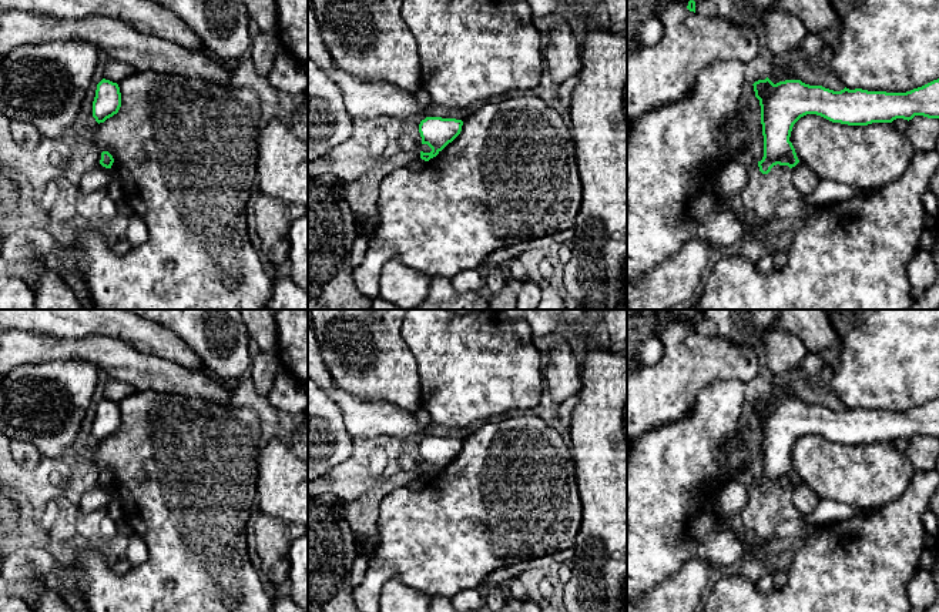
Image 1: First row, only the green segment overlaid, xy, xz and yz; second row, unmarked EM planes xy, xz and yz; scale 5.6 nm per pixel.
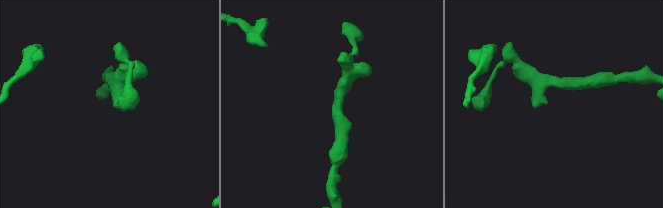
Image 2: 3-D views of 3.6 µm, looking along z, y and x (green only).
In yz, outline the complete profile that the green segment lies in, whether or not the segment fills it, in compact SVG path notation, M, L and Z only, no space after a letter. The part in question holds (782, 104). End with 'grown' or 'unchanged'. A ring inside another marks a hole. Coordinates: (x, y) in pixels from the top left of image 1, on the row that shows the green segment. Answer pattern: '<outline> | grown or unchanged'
M768 77L755 81L752 86L761 106L764 157L758 161L758 167L762 174L768 174L777 164L792 168L799 163L789 137L794 124L806 114L816 114L832 123L848 126L892 123L896 118L909 121L915 116L939 118L939 78L906 93L849 90L846 87L834 91L822 86L805 84L801 80L785 80L774 84Z | unchanged

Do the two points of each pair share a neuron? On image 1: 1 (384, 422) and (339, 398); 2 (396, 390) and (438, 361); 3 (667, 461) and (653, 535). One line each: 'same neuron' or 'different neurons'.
1: same neuron
2: different neurons
3: same neuron

